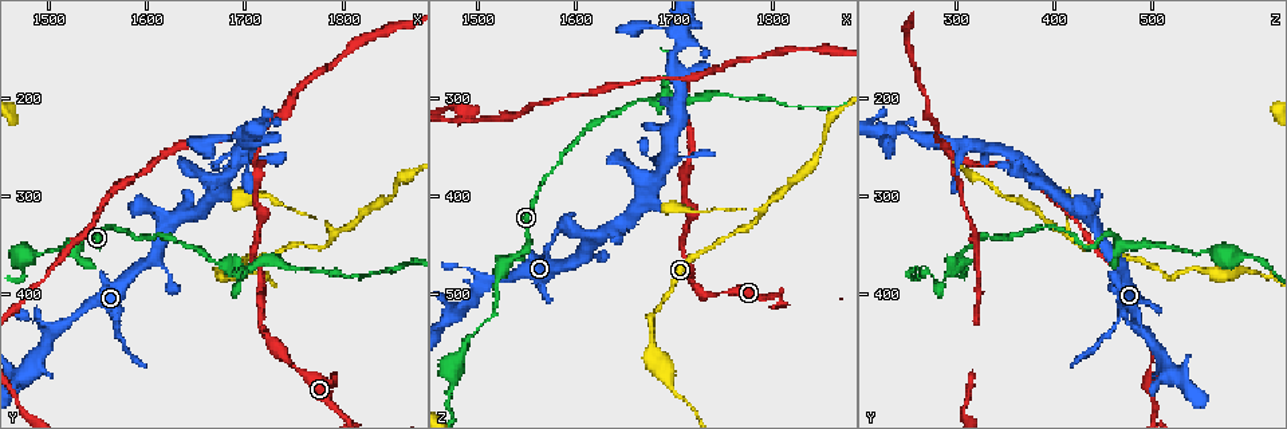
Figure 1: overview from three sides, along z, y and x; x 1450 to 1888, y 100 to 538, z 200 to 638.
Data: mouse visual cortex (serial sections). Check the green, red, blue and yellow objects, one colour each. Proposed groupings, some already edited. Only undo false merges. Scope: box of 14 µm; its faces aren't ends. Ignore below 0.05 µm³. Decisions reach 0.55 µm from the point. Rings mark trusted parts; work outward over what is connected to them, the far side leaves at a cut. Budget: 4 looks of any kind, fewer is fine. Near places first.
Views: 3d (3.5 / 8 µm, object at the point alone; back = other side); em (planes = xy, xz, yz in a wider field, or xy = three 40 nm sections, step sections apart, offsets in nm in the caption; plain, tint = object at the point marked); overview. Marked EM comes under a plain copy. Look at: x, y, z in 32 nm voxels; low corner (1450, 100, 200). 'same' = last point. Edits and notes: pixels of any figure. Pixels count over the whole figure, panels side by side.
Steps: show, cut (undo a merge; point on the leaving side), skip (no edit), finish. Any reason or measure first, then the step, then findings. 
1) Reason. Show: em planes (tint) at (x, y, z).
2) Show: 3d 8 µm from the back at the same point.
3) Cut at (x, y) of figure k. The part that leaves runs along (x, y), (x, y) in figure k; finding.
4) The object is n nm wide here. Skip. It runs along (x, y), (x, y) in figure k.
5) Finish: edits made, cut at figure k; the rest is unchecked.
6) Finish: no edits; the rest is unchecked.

Three-way junction. Show: 3d 3.5 µm at (1710, 235, 285).

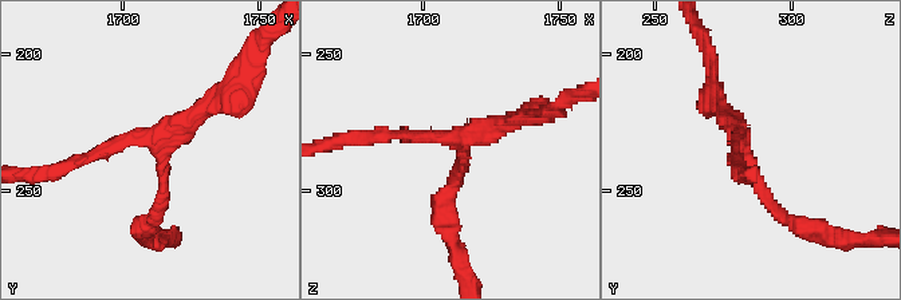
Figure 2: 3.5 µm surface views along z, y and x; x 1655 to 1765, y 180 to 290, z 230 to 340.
3 arms meet here; the arms are 150, 150, 200 nm wide; shape alone is not enough. Show: em xy step 1 (tint) at (1712, 235, 281).

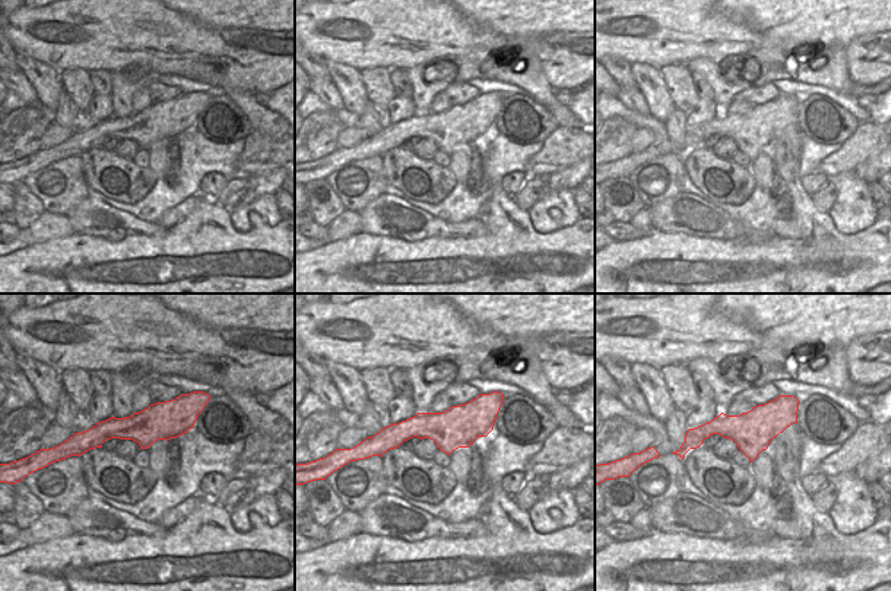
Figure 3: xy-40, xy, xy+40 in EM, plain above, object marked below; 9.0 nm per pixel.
The object is 380 nm wide here. Skip. It runs along (154, 221), (162, 152), (150, 139), (77, 164) in figure 2; all the same cell.

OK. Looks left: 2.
Three arms meet. Show: em xy step 3 (tint) at (1790, 340, 415).

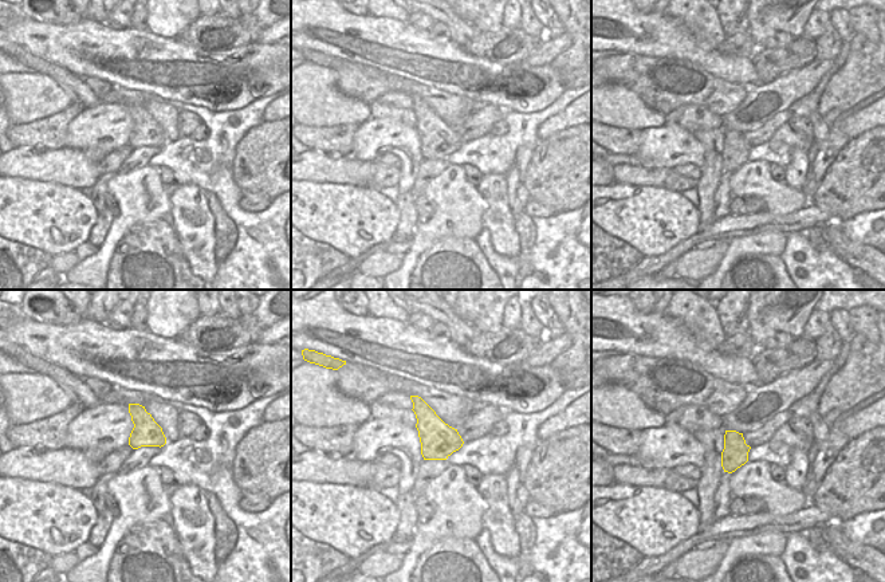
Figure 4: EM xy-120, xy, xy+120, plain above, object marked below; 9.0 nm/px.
Show: 3d 3.5 µm at the same point.

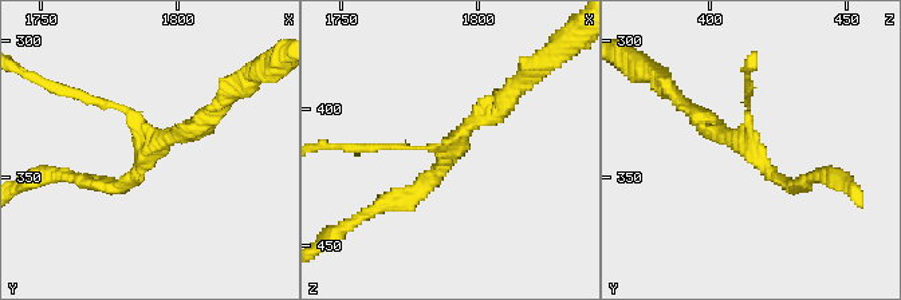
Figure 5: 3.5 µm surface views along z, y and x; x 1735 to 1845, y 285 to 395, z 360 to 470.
3 arms meet here. Skip. It runs along (392, 202), (511, 97) in figure 5; continuous, no second cell.

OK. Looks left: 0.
Finish: no edits; the rest is unchecked.

